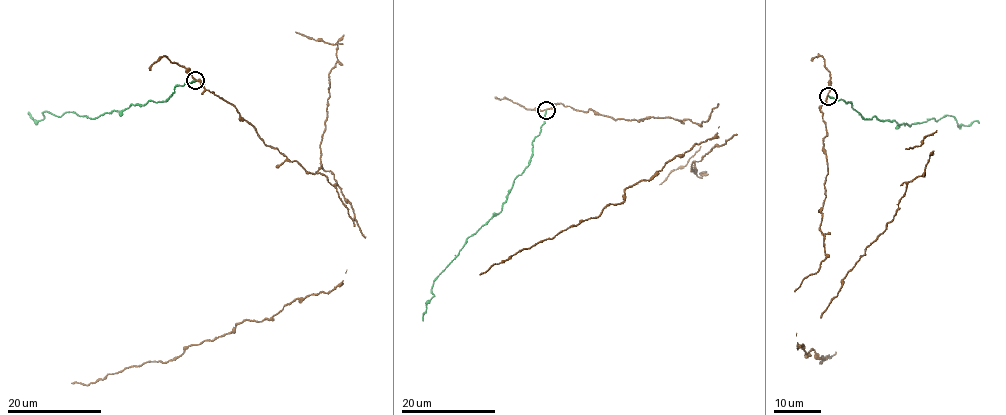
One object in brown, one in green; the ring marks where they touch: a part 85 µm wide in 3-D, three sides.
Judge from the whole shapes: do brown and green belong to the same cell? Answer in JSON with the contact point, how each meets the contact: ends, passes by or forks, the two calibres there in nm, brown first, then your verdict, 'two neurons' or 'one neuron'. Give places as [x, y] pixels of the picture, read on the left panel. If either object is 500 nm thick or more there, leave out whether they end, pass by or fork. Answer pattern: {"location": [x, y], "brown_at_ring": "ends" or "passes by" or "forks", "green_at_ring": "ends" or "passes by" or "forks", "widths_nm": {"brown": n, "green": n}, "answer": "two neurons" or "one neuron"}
{"location": [195, 80], "brown_at_ring": "passes by", "green_at_ring": "ends", "widths_nm": {"brown": 200, "green": 180}, "answer": "two neurons"}

